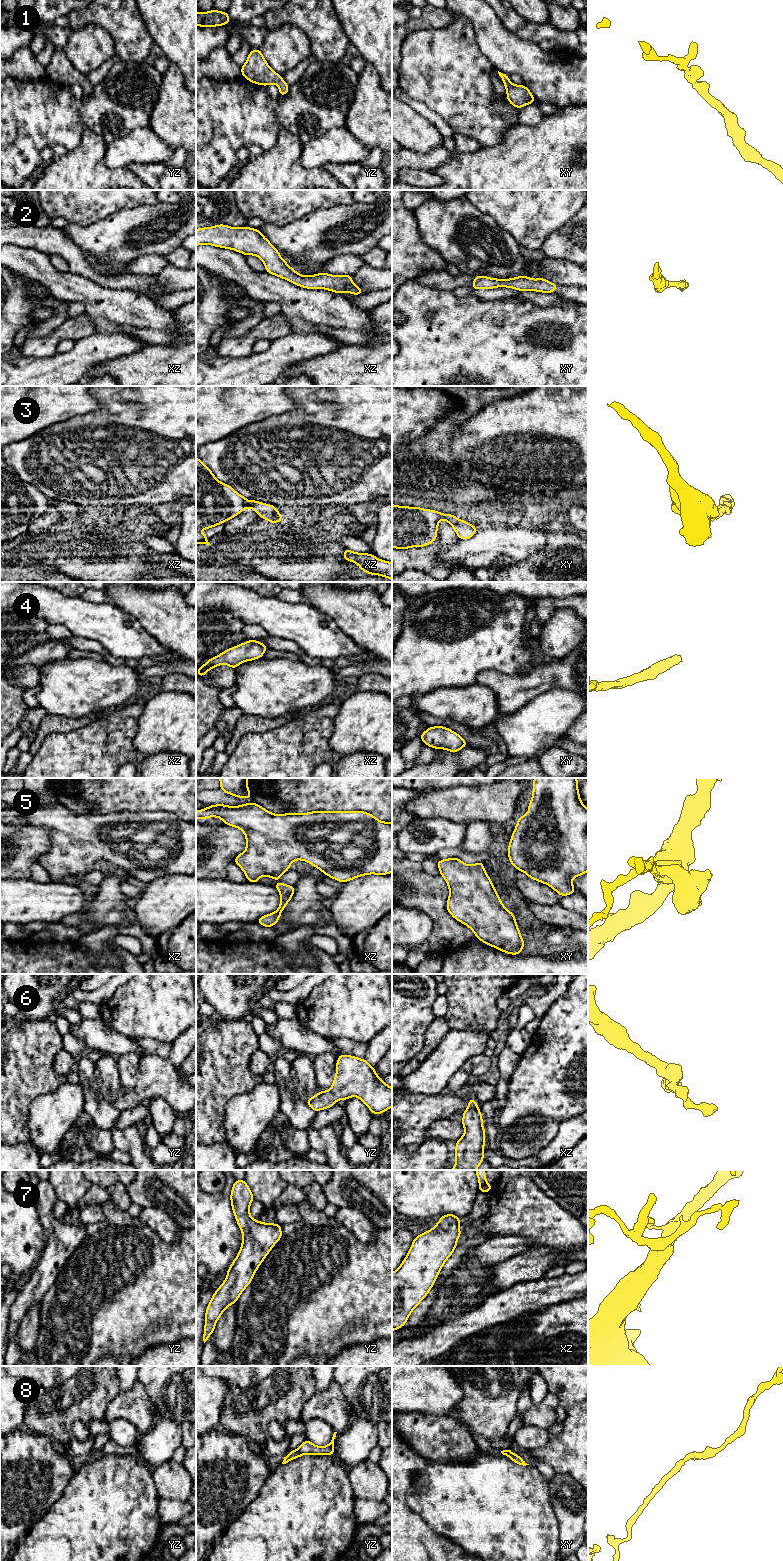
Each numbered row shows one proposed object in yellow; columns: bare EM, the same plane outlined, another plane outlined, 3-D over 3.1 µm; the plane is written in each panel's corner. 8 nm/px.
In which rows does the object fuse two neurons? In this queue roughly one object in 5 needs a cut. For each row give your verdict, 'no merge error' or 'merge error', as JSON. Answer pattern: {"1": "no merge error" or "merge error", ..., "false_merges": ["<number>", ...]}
{"1": "no merge error", "2": "no merge error", "3": "no merge error", "4": "no merge error", "5": "no merge error", "6": "no merge error", "7": "no merge error", "8": "no merge error", "false_merges": []}

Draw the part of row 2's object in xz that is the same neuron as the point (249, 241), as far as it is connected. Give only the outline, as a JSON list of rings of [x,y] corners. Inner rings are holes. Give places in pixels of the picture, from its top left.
[[[220,224],[213,227],[196,229],[196,246],[212,245],[232,249],[246,255],[260,258],[266,272],[307,289],[326,289],[335,293],[347,292],[354,295],[363,294],[362,289],[352,282],[352,275],[331,275],[324,272],[305,276],[297,273],[287,265],[279,251],[266,239],[259,229],[230,227]]]

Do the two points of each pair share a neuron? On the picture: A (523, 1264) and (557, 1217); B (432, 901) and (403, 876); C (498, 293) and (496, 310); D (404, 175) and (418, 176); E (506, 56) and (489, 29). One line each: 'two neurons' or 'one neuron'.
A: two neurons
B: one neuron
C: two neurons
D: one neuron
E: one neuron

